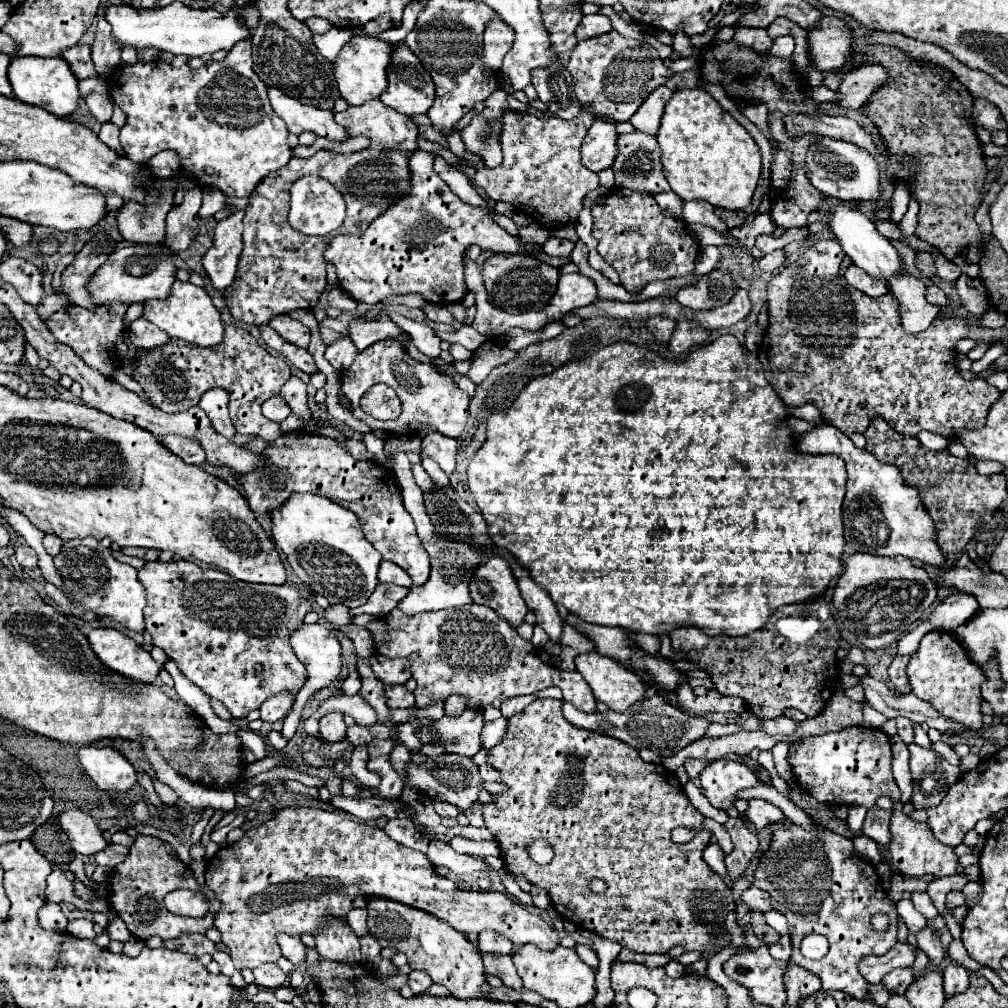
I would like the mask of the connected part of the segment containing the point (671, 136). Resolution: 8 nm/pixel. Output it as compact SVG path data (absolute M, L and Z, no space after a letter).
M703 88L673 92L671 100L665 104L657 142L661 148L663 174L671 190L681 200L707 200L711 206L727 208L727 210L743 210L745 206L751 204L751 196L757 188L757 180L761 174L759 146L755 144L751 134L729 112L725 112L719 106L719 102L711 94L707 94Z

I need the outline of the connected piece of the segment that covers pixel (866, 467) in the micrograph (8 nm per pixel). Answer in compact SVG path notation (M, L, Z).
M829 424L815 426L815 430L811 430L807 434L801 434L797 438L797 448L801 452L809 452L809 454L835 454L835 456L841 456L847 462L847 494L845 494L843 524L845 524L845 540L847 540L849 550L875 554L875 556L897 556L899 554L899 556L919 560L923 564L929 564L929 566L935 566L935 568L945 566L945 554L937 546L935 522L931 520L931 516L923 508L923 500L921 500L919 492L915 492L915 488L911 488L903 480L901 472L895 466L877 460L865 448L857 448L843 432L839 432L835 426L829 426Z

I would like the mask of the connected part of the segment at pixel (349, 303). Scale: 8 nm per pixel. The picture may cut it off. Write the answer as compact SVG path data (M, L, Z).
M335 288L327 294L327 300L331 306L337 306L341 310L355 310L357 308L357 302L351 300L351 296L347 296L345 292L341 292L341 288Z

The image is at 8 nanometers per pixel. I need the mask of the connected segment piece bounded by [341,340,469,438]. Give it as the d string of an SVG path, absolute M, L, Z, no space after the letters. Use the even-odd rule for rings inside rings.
M381 340L379 344L371 344L363 352L357 354L353 364L341 374L341 390L349 398L353 406L353 414L361 420L365 420L373 430L385 430L391 434L401 434L401 436L413 436L417 434L423 426L433 424L437 430L445 436L459 438L465 424L467 424L467 414L469 414L469 396L459 390L459 386L453 382L451 376L435 370L435 366L417 362L413 360L407 350L397 342L397 340ZM373 384L387 384L393 386L401 404L403 412L395 420L377 420L373 416L367 415L360 408L360 399L373 386Z

